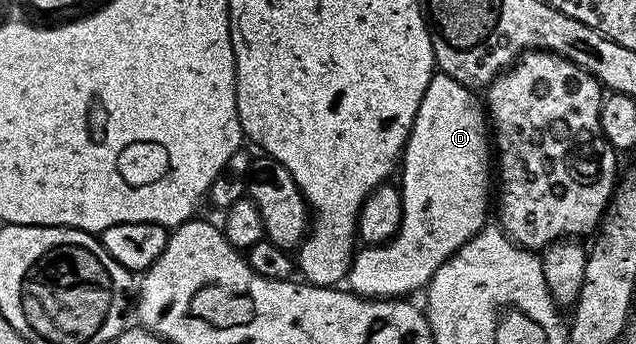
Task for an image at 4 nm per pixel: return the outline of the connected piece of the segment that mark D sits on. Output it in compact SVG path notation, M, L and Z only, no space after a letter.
M443 73L433 74L430 85L426 85L426 93L422 97L422 101L418 105L418 113L412 122L412 129L408 132L408 142L404 144L404 154L402 156L402 171L404 167L404 183L399 184L400 196L404 202L404 216L402 217L402 225L398 229L398 233L387 243L379 247L365 246L364 251L357 250L352 257L352 264L348 267L346 276L347 286L353 295L362 295L365 299L394 299L397 297L408 297L411 291L423 292L427 288L428 283L434 277L434 273L438 273L445 261L450 258L458 249L462 249L462 245L466 245L466 241L470 241L476 236L480 230L489 222L488 219L488 170L493 170L494 159L490 154L490 123L486 118L486 107L473 88L462 85L458 81L454 81L454 77Z

